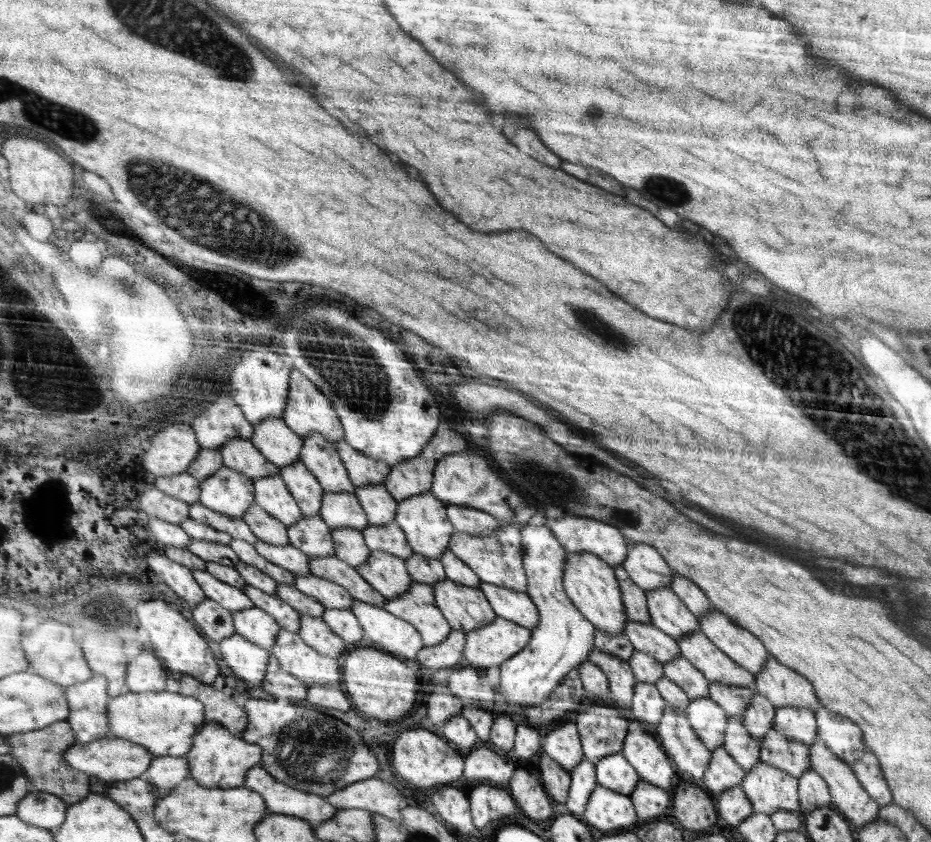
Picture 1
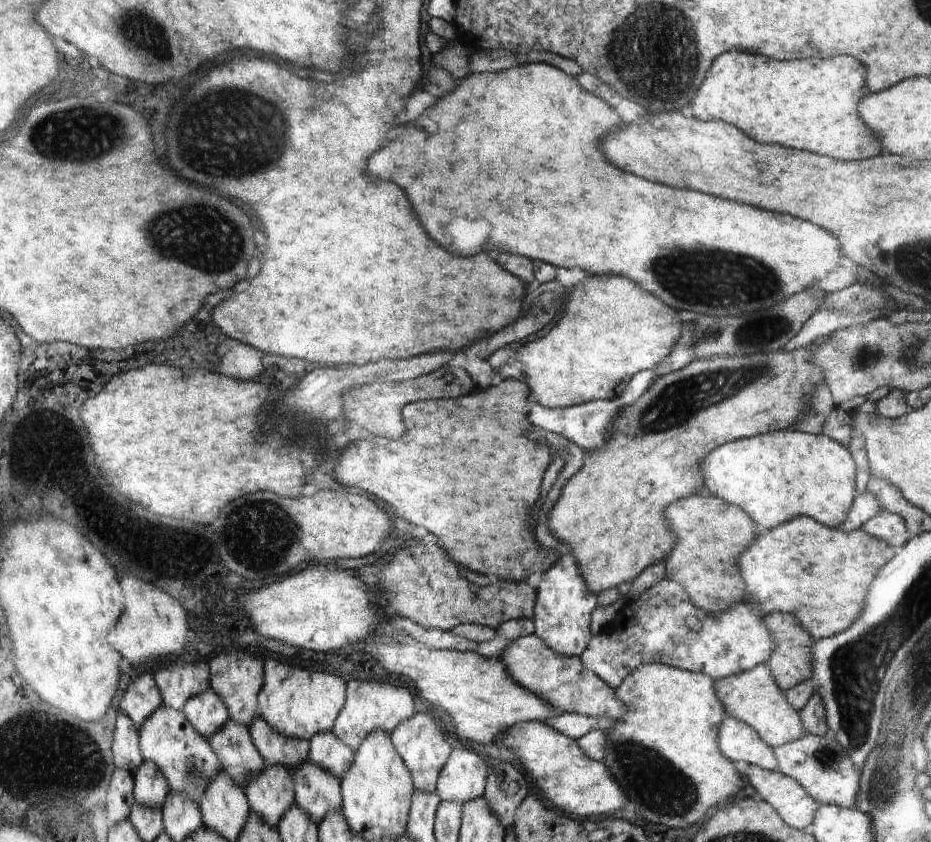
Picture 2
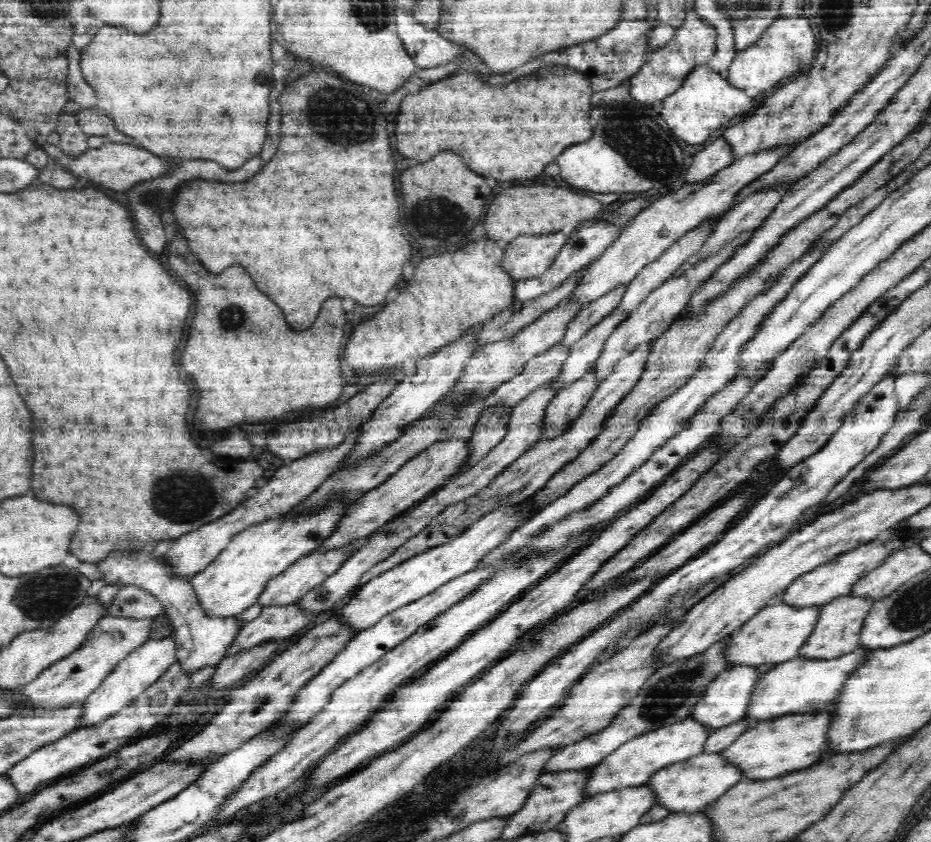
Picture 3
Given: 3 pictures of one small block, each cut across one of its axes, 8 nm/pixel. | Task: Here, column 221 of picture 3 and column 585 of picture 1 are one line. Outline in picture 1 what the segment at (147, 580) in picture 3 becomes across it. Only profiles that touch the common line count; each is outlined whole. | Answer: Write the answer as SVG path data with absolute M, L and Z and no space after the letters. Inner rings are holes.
M546 525L522 527L521 548L524 550L524 566L525 572L528 574L528 587L526 593L533 599L533 603L537 605L539 610L539 626L533 629L529 645L522 650L519 655L506 660L500 666L500 684L495 688L497 698L505 700L508 706L520 708L524 710L526 706L539 708L542 702L546 702L554 690L558 688L570 670L576 670L584 660L588 660L593 649L596 648L595 627L586 620L580 610L572 604L570 598L567 597L562 585L562 576L564 576L564 564L566 564L567 551L557 539L554 532Z

